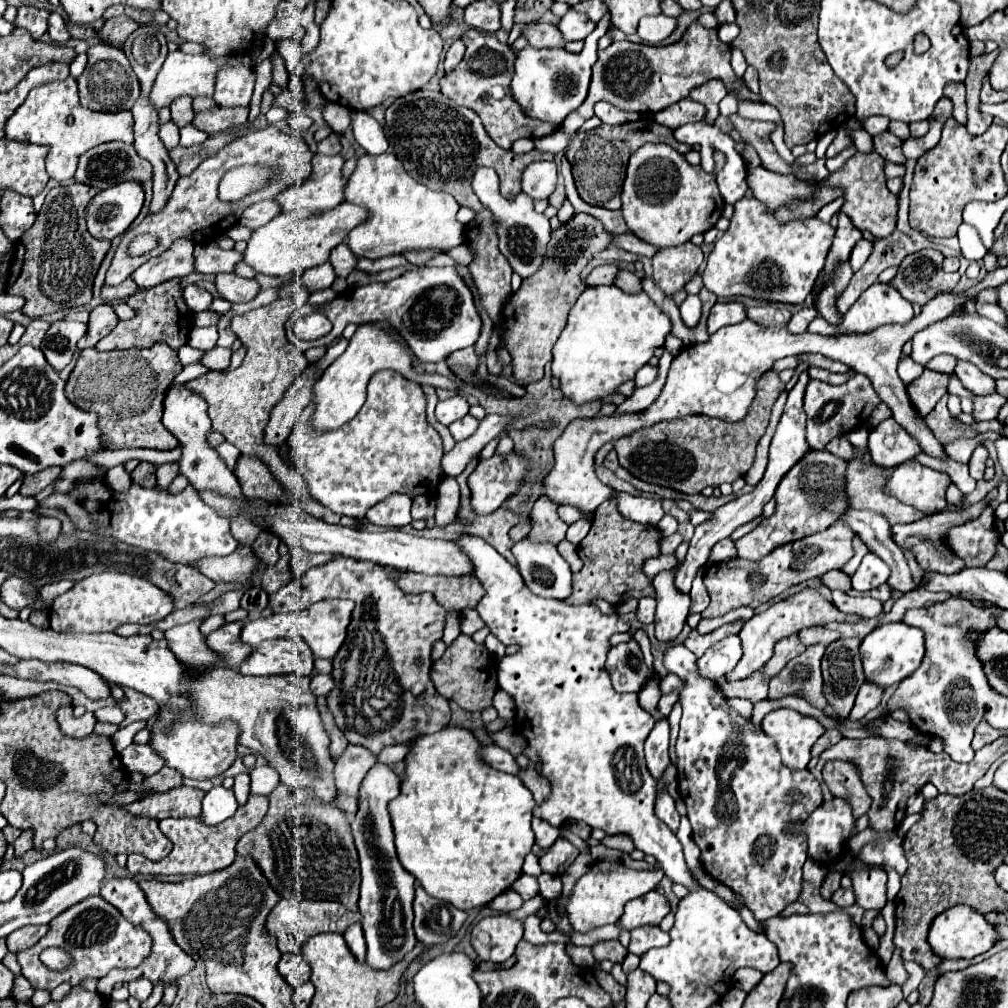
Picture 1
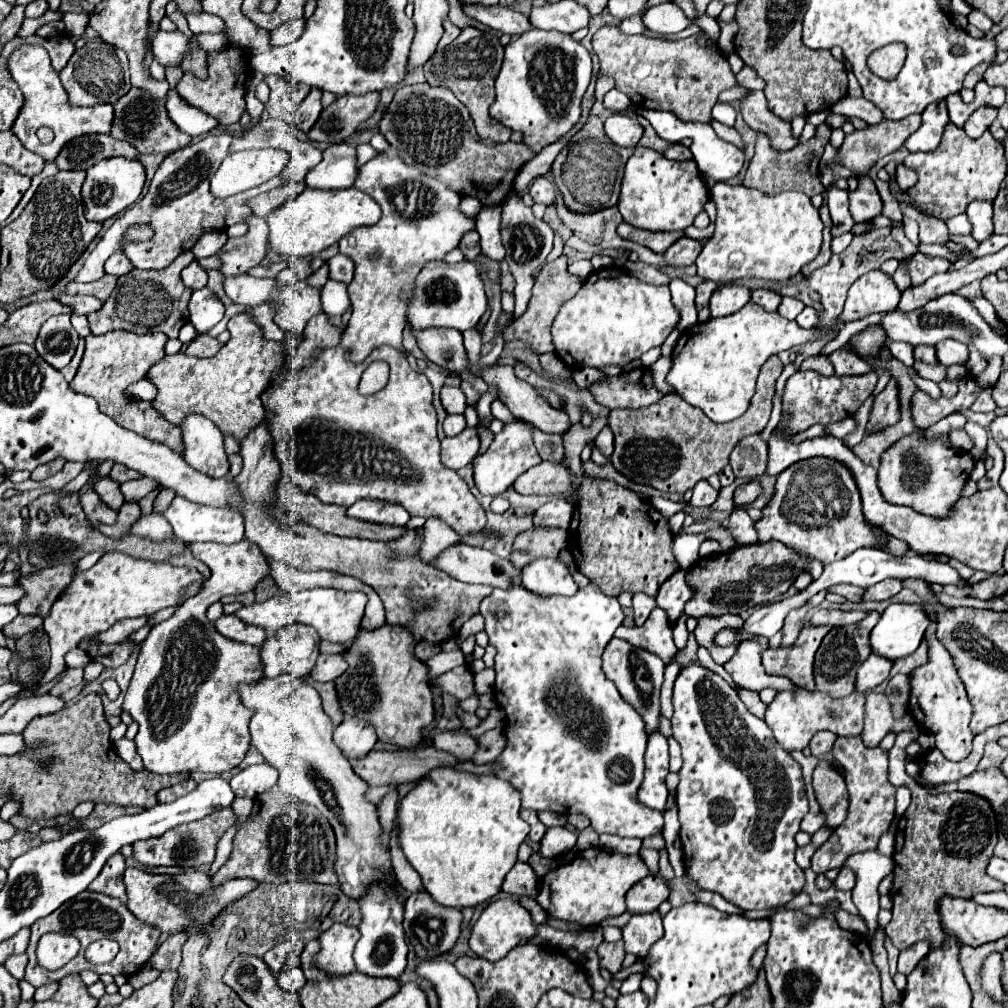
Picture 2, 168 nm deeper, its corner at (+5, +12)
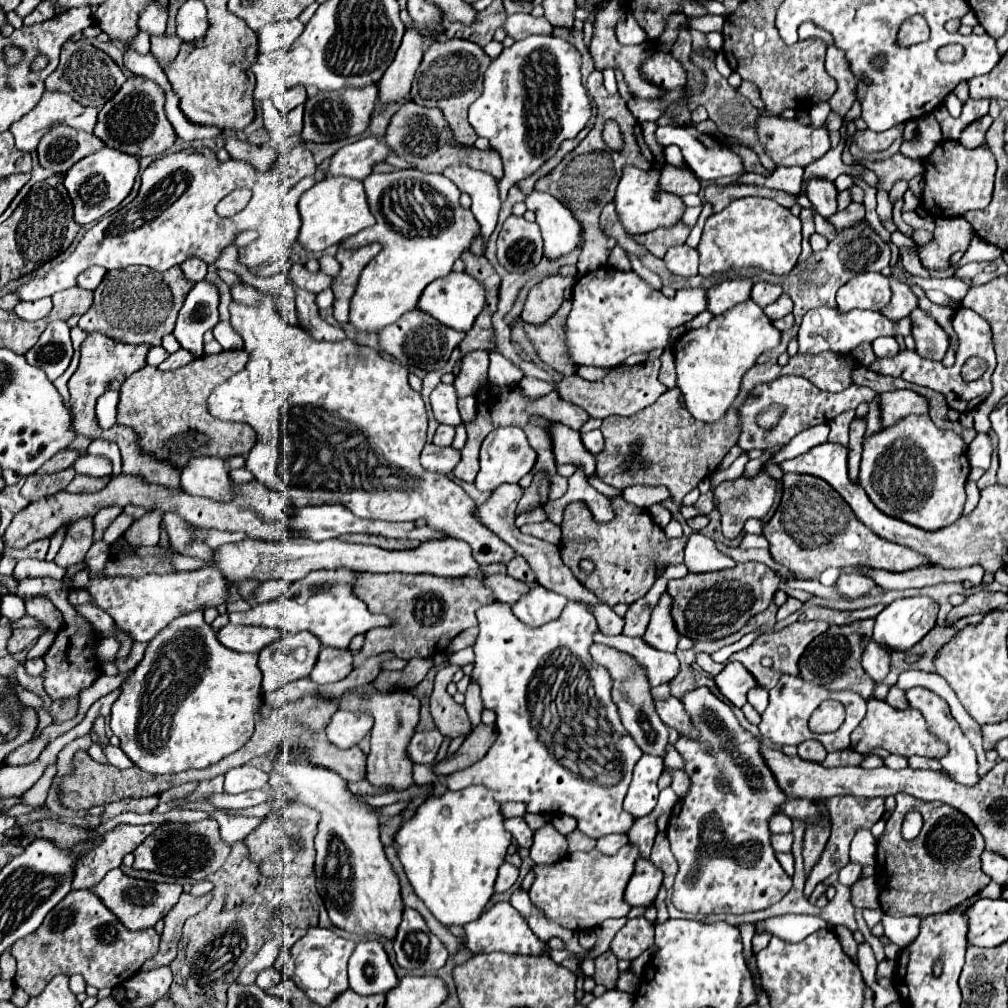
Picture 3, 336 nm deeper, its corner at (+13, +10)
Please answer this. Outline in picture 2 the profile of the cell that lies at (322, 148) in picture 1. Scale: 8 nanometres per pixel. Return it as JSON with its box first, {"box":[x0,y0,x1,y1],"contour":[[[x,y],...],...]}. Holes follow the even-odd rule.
{"box":[308,92,380,144],"contour":[[[368,92],[362,96],[338,96],[330,106],[322,110],[320,118],[308,132],[308,138],[330,144],[346,142],[358,130],[358,126],[374,114],[378,100],[380,92]]]}

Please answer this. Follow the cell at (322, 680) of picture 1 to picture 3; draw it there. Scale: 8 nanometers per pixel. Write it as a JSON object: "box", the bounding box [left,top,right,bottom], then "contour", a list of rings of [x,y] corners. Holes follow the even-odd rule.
{"box":[310,648,354,684],"contour":[[[322,648],[318,662],[310,674],[312,682],[328,684],[346,678],[354,670],[354,658],[348,650],[338,648]]]}

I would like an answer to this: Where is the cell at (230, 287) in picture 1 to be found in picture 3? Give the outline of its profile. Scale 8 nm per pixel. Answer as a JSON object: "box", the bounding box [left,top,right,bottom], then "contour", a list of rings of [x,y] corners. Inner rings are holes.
{"box":[208,292,514,564],"contour":[[[266,292],[260,300],[260,304],[256,306],[248,306],[248,304],[242,304],[242,302],[236,302],[232,300],[230,302],[230,322],[234,326],[234,330],[244,338],[244,350],[250,354],[250,360],[246,364],[246,368],[238,374],[234,374],[230,380],[226,380],[222,386],[218,386],[212,396],[208,398],[208,410],[210,414],[214,414],[216,418],[222,418],[222,420],[234,420],[234,422],[246,422],[254,428],[256,432],[256,444],[254,448],[250,450],[248,454],[248,460],[246,460],[246,468],[254,474],[254,478],[258,482],[264,482],[268,488],[274,488],[282,494],[286,494],[286,498],[296,506],[314,506],[314,504],[342,504],[346,506],[348,510],[352,510],[358,518],[374,518],[374,520],[410,520],[410,522],[416,522],[416,520],[426,520],[426,524],[438,532],[444,532],[448,536],[454,536],[454,538],[460,538],[464,542],[470,544],[472,548],[472,556],[478,564],[492,564],[492,562],[510,562],[510,558],[514,558],[514,550],[510,546],[506,546],[506,542],[502,542],[490,528],[486,528],[474,508],[474,500],[454,482],[450,480],[448,476],[444,474],[434,474],[434,472],[428,472],[426,468],[422,468],[420,464],[420,452],[426,444],[426,428],[428,428],[428,418],[426,418],[426,406],[424,406],[424,400],[420,396],[420,392],[412,390],[410,384],[408,384],[408,370],[406,366],[398,364],[398,362],[392,362],[392,360],[386,360],[382,358],[376,350],[372,350],[370,346],[360,346],[356,344],[354,340],[340,340],[340,342],[316,342],[312,340],[300,326],[290,326],[284,322],[284,318],[278,314],[278,308],[276,308],[276,294],[272,292]]]}

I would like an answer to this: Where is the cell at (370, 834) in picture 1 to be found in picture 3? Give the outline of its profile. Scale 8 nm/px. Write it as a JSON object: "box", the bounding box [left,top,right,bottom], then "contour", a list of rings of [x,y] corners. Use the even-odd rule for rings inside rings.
{"box":[348,940,398,994],"contour":[[[380,940],[358,942],[348,962],[350,988],[358,994],[386,994],[398,984],[396,972]]]}

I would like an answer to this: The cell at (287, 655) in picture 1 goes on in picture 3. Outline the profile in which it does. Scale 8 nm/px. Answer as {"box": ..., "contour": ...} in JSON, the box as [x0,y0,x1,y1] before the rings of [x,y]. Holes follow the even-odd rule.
{"box":[258,632,320,692],"contour":[[[310,632],[284,634],[260,652],[258,666],[264,674],[262,690],[274,692],[298,678],[310,676],[320,652],[320,642]]]}

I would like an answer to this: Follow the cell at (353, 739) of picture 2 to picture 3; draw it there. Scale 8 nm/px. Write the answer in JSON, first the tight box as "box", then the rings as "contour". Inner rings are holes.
{"box":[326,710,374,748],"contour":[[[338,710],[332,716],[330,724],[326,726],[326,736],[338,748],[358,746],[358,742],[370,732],[372,722],[374,720],[370,716],[360,716],[348,710]]]}

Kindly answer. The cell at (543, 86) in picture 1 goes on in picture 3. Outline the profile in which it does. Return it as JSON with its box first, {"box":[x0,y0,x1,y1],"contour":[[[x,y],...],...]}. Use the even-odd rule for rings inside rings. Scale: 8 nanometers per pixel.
{"box":[468,36,590,202],"contour":[[[528,36],[514,42],[510,48],[504,48],[502,54],[492,60],[492,66],[488,66],[484,72],[484,90],[482,96],[470,106],[468,122],[476,134],[488,138],[490,146],[502,156],[504,176],[498,180],[502,202],[516,182],[534,174],[550,156],[554,156],[562,140],[574,138],[590,120],[590,100],[580,82],[580,64],[582,54],[570,42],[558,36]]]}

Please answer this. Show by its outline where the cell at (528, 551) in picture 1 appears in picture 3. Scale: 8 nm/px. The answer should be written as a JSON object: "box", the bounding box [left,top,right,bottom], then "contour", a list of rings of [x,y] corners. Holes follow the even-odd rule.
{"box":[512,582,568,626],"contour":[[[534,582],[530,586],[530,590],[526,594],[522,594],[520,600],[512,608],[514,608],[514,614],[522,622],[532,624],[532,626],[542,626],[542,624],[558,618],[558,614],[566,606],[566,602],[568,602],[568,598],[564,598],[562,594],[550,592],[542,584]]]}

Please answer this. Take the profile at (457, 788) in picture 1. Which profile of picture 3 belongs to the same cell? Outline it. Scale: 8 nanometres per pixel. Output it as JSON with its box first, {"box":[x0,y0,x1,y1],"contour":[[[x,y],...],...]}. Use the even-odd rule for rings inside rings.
{"box":[394,786,512,926],"contour":[[[468,786],[460,792],[446,790],[442,796],[430,794],[416,808],[414,816],[400,826],[394,846],[398,850],[398,858],[406,870],[406,876],[416,896],[426,904],[426,908],[444,926],[450,926],[450,924],[464,926],[482,914],[486,902],[494,894],[498,868],[506,860],[510,842],[512,842],[512,834],[508,834],[508,830],[504,828],[500,802],[494,800],[492,792],[486,786]]]}

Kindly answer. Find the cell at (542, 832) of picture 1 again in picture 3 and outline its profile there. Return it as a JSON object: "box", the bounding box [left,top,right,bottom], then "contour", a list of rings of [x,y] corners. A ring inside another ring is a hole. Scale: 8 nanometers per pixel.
{"box":[504,818,534,848],"contour":[[[506,818],[504,826],[514,836],[514,840],[518,842],[518,846],[524,846],[524,848],[532,846],[534,832],[528,828],[528,824],[526,824],[524,818]]]}

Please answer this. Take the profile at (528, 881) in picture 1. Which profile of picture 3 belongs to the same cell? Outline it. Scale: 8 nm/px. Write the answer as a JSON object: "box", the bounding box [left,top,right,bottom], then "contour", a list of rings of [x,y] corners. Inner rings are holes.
{"box":[494,864,518,892],"contour":[[[502,864],[498,870],[498,880],[494,886],[494,892],[506,892],[518,882],[518,868],[512,864]]]}

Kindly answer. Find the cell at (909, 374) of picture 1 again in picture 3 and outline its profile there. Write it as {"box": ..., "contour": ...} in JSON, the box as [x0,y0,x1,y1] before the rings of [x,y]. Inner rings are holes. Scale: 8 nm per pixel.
{"box":[872,338,900,358],"contour":[[[878,338],[872,342],[872,348],[878,358],[894,358],[900,352],[898,342],[894,338]]]}

